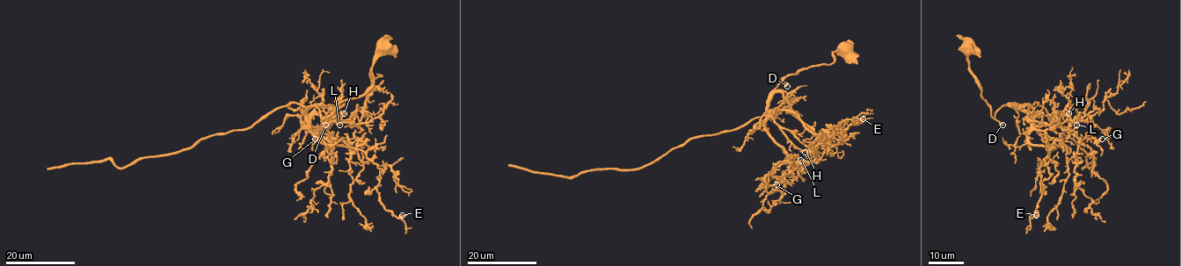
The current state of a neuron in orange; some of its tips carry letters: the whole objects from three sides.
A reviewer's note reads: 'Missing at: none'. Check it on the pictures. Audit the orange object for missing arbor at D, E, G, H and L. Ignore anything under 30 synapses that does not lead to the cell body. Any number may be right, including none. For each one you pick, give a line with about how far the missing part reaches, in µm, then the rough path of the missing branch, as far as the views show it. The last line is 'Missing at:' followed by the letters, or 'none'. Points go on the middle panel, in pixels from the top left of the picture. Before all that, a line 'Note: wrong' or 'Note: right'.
Note: wrong
H: 40 µm | (805, 152), (812, 160), (819, 161), (830, 169), (822, 188), (826, 190)
Missing at: H

